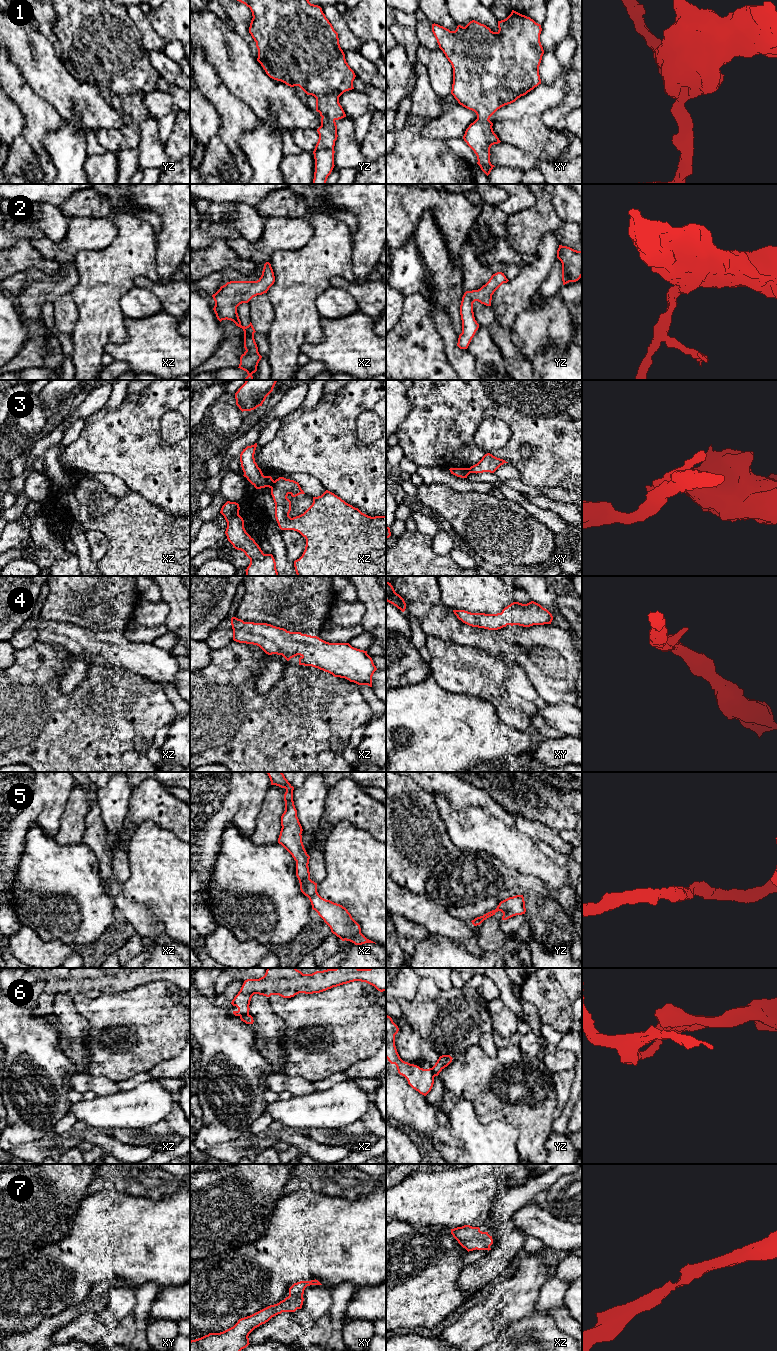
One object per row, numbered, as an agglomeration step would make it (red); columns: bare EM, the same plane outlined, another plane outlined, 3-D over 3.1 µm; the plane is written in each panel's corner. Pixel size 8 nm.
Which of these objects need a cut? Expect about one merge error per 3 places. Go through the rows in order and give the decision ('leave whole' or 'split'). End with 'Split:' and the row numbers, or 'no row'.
1: leave whole
2: leave whole
3: split
4: leave whole
5: leave whole
6: split
7: leave whole
Split: 3, 6

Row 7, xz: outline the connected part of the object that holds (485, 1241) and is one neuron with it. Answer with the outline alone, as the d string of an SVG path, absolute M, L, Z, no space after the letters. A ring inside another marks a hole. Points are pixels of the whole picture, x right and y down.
M464 1225L451 1229L451 1234L458 1243L468 1252L473 1250L491 1250L492 1236L488 1232L482 1232L479 1227Z

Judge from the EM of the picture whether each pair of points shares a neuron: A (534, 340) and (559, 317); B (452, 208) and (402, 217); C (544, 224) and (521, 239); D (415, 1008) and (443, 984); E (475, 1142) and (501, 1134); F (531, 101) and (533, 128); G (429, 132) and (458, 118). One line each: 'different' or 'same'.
A: same
B: same
C: same
D: different
E: same
F: different
G: same

